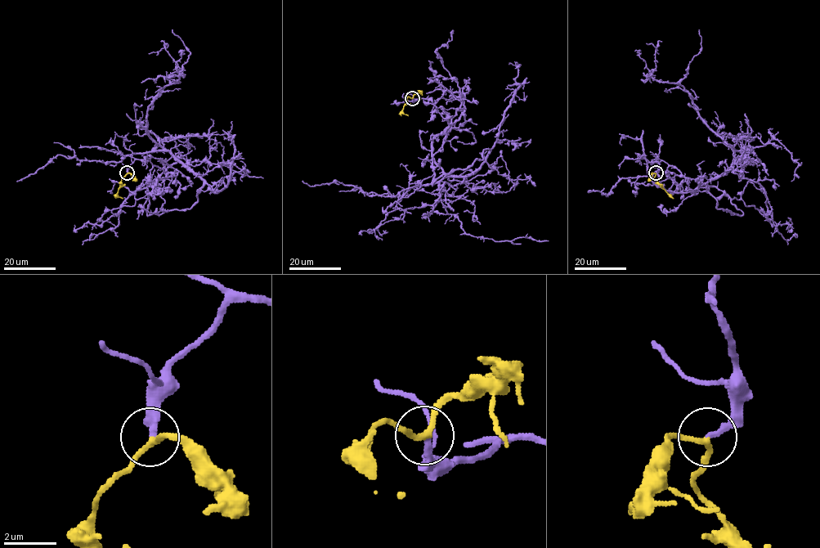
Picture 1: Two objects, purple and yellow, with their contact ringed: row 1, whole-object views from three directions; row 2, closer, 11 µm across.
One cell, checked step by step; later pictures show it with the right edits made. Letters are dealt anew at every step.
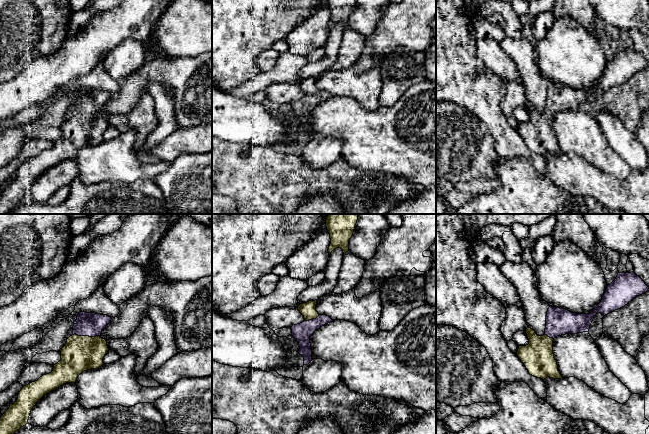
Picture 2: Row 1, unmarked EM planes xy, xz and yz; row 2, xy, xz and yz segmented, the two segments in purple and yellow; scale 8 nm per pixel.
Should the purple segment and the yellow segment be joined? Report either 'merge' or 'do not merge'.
merge

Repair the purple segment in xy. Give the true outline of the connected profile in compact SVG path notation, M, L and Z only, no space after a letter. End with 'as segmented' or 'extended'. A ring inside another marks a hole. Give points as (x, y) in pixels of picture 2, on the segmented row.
M80 312L74 321L73 335L67 339L61 350L61 360L54 365L53 371L43 375L37 381L24 386L18 394L14 404L0 418L0 434L14 434L28 423L31 410L36 403L47 393L66 383L75 383L78 376L87 370L101 367L103 358L108 352L107 341L101 338L102 331L111 322L112 318L107 315Z; extended

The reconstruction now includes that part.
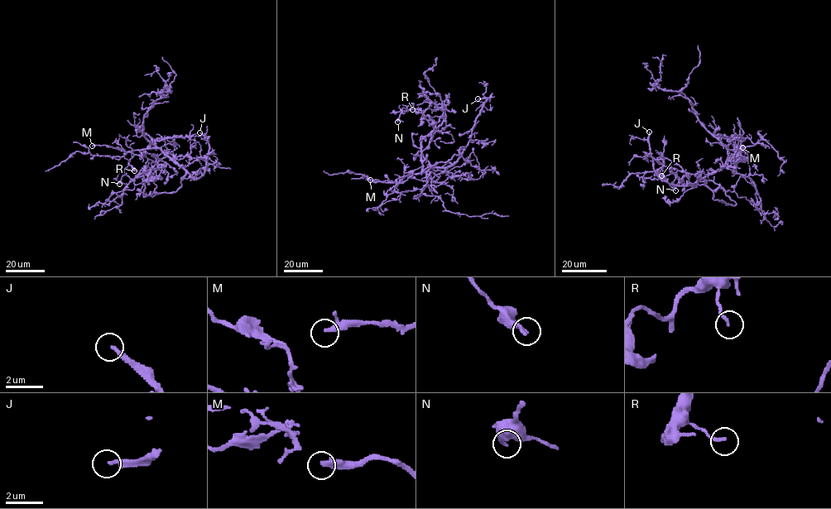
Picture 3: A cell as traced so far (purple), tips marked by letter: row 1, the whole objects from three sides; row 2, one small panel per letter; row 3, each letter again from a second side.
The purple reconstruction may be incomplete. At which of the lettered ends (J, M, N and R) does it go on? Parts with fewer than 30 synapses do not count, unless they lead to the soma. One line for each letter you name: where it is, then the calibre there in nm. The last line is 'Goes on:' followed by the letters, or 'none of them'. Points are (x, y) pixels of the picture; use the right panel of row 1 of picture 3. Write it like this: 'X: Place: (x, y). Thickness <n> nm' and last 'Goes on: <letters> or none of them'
J: Place: (649, 132). Thickness 200 nm
M: Place: (742, 147). Thickness 240 nm
Goes on: J, M

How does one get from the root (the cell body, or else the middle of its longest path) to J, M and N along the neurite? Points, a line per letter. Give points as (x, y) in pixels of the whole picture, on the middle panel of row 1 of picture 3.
J: (459, 155), (459, 148), (465, 147), (470, 139), (475, 118), (487, 100), (477, 98)
M: (459, 155), (459, 148), (463, 147), (462, 155), (449, 165), (407, 175), (397, 182), (370, 180)
N: (459, 155), (429, 165), (421, 174), (421, 152), (435, 128), (415, 108), (402, 108), (397, 122)

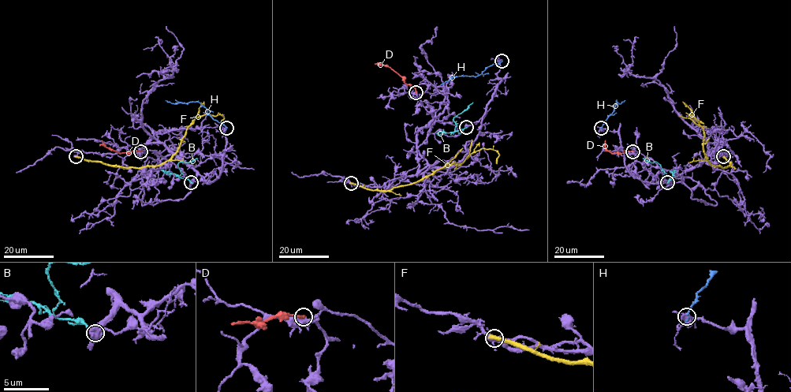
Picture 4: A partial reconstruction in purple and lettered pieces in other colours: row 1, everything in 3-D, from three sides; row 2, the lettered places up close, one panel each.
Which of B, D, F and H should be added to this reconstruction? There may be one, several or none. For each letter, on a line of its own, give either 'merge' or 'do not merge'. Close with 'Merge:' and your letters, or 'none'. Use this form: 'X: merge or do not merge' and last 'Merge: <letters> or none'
B: merge
D: do not merge
F: do not merge
H: do not merge
Merge: B

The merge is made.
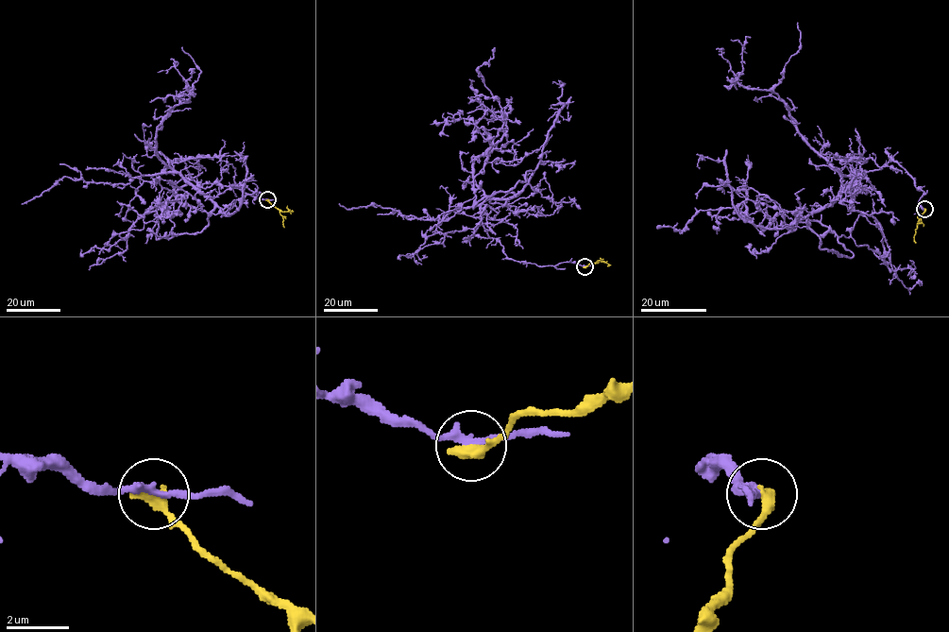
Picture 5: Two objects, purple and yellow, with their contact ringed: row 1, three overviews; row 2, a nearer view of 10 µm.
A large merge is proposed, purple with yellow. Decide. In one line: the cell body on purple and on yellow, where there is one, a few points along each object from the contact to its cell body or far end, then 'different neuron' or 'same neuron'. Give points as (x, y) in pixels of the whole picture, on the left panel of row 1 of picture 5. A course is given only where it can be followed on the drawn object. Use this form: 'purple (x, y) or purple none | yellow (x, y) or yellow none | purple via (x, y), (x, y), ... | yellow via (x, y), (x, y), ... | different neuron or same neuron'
purple none | yellow none | purple via (267, 200), (177, 159), (215, 205), (157, 239), (186, 193), (177, 215) | yellow via (267, 200), (279, 210), (284, 227) | different neuron

